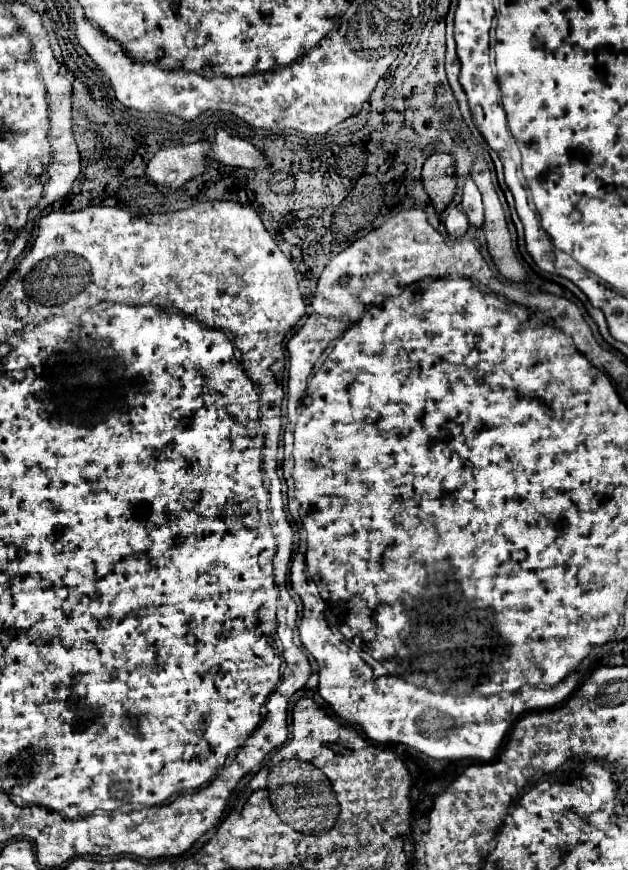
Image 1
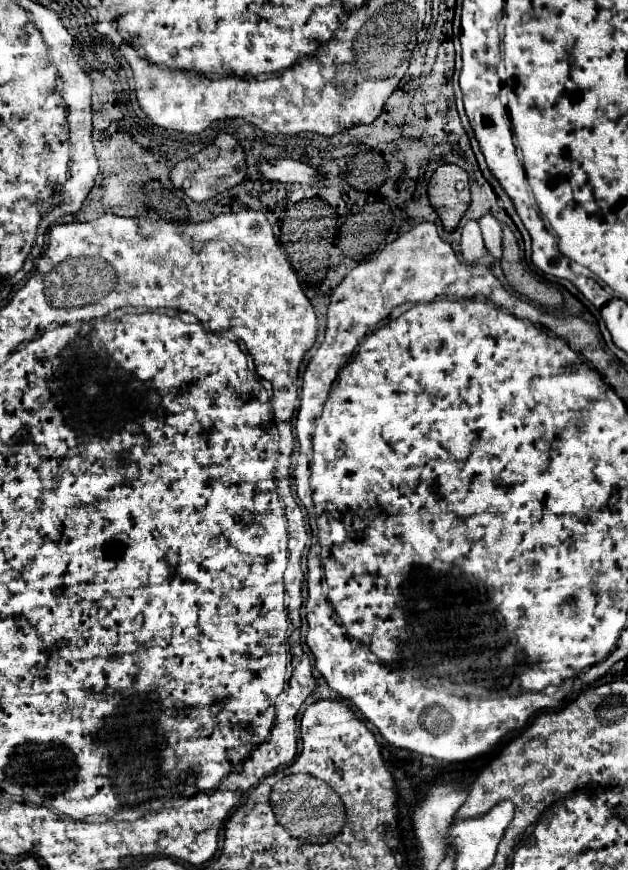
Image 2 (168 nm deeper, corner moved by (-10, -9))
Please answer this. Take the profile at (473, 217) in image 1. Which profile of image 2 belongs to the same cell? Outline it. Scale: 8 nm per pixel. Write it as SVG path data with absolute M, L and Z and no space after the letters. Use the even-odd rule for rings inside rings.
M486 213L480 221L482 235L486 241L486 249L494 259L502 257L502 225L498 219L494 219L490 213Z

